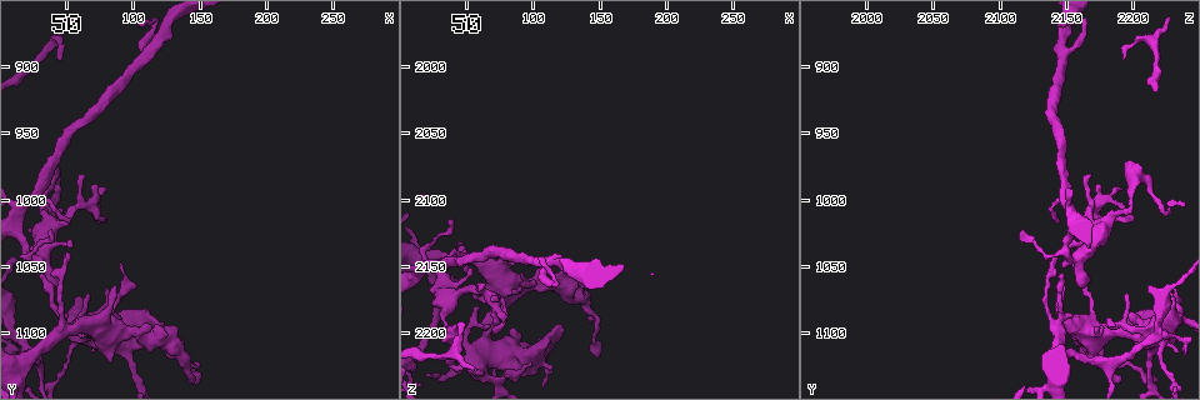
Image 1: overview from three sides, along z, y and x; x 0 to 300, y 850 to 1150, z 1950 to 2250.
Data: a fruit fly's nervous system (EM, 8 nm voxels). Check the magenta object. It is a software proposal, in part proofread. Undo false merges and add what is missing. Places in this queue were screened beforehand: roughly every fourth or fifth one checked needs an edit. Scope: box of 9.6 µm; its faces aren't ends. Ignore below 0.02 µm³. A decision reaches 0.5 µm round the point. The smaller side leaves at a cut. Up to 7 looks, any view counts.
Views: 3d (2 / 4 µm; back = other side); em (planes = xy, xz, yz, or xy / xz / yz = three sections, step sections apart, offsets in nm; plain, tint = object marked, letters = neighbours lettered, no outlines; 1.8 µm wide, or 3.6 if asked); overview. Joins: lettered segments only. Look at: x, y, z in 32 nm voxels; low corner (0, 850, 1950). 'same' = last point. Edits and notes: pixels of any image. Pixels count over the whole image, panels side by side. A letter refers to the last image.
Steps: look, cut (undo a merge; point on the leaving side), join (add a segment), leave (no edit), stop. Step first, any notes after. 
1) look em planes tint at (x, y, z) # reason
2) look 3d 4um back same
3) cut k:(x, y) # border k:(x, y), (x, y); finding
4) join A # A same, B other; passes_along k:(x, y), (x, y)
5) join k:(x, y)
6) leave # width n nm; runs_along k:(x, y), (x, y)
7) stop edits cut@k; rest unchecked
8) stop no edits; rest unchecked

look em yz step 8 tint at (68, 1104, 2216) # small branch off a trunk

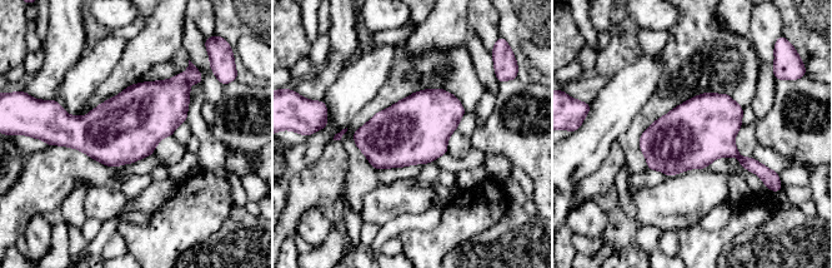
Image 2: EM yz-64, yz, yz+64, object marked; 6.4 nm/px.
look em planes tint same # another direction

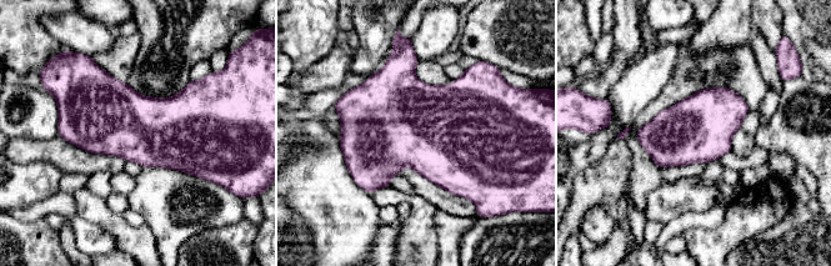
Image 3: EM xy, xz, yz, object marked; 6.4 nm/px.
look em planes letters same

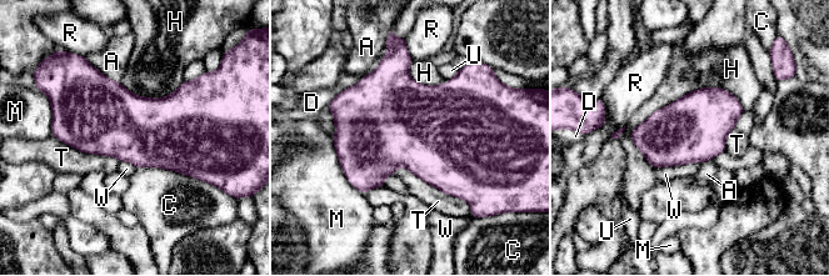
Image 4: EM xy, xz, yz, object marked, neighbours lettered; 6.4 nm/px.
leave # A other, C other, D other, H other, M other, R other, T other, U other, W other; border 4:(703, 161), (654, 167); continuous, no second neuron

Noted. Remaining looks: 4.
look em 3.6um planes tint at (46, 1010, 2224) # thin end

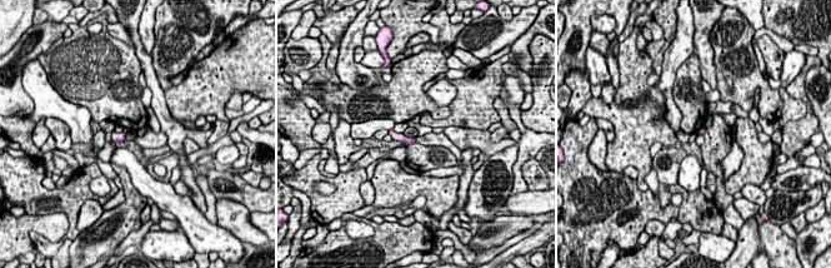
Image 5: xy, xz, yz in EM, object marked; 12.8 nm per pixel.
look em 3.6um planes letters same

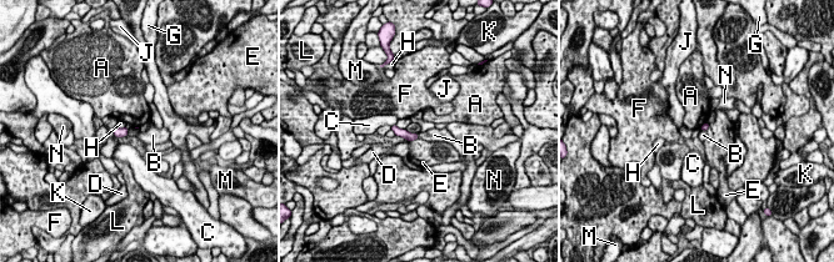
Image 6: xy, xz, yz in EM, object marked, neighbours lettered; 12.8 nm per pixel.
leave # A other, B other, C other, D other, E other, F other, G other, H other, J other, K other, L other, M other, N other; border 6:(406, 129), (416, 134); no lettered segment goes on from it

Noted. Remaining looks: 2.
stop no edits; rest unchecked

